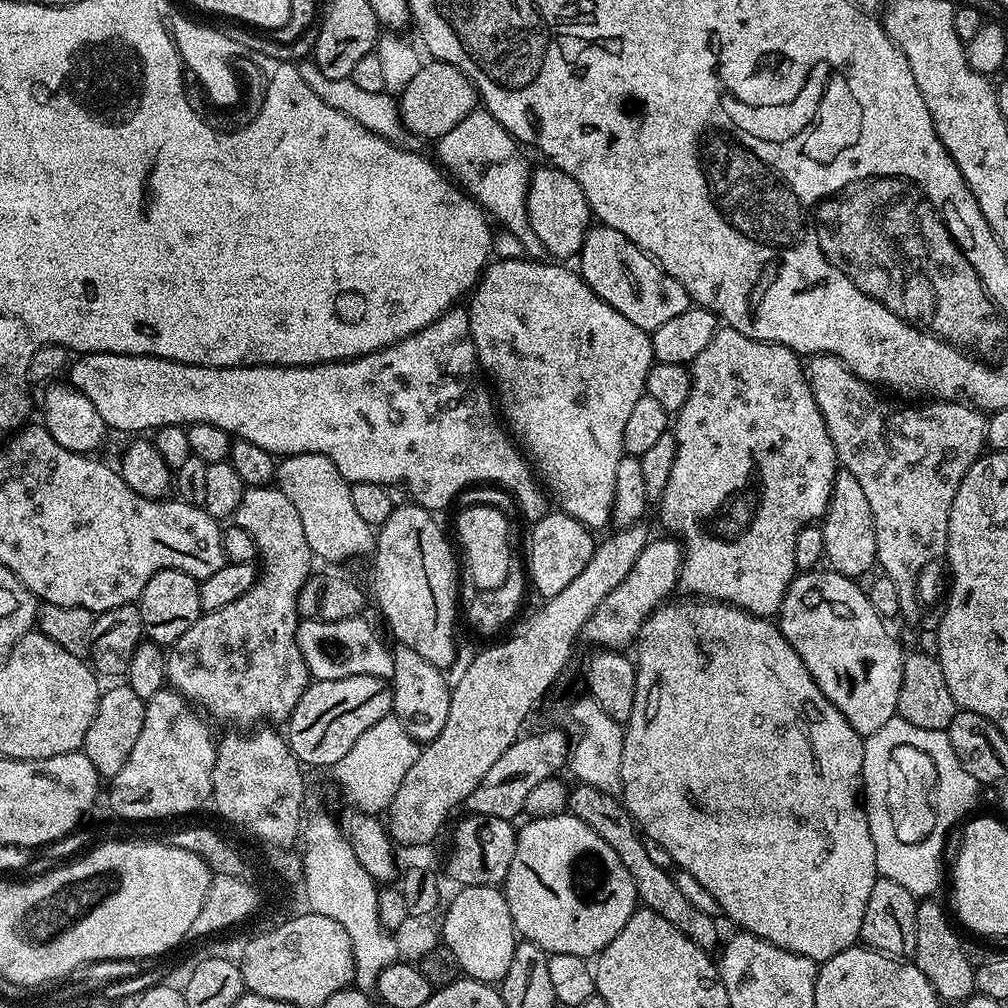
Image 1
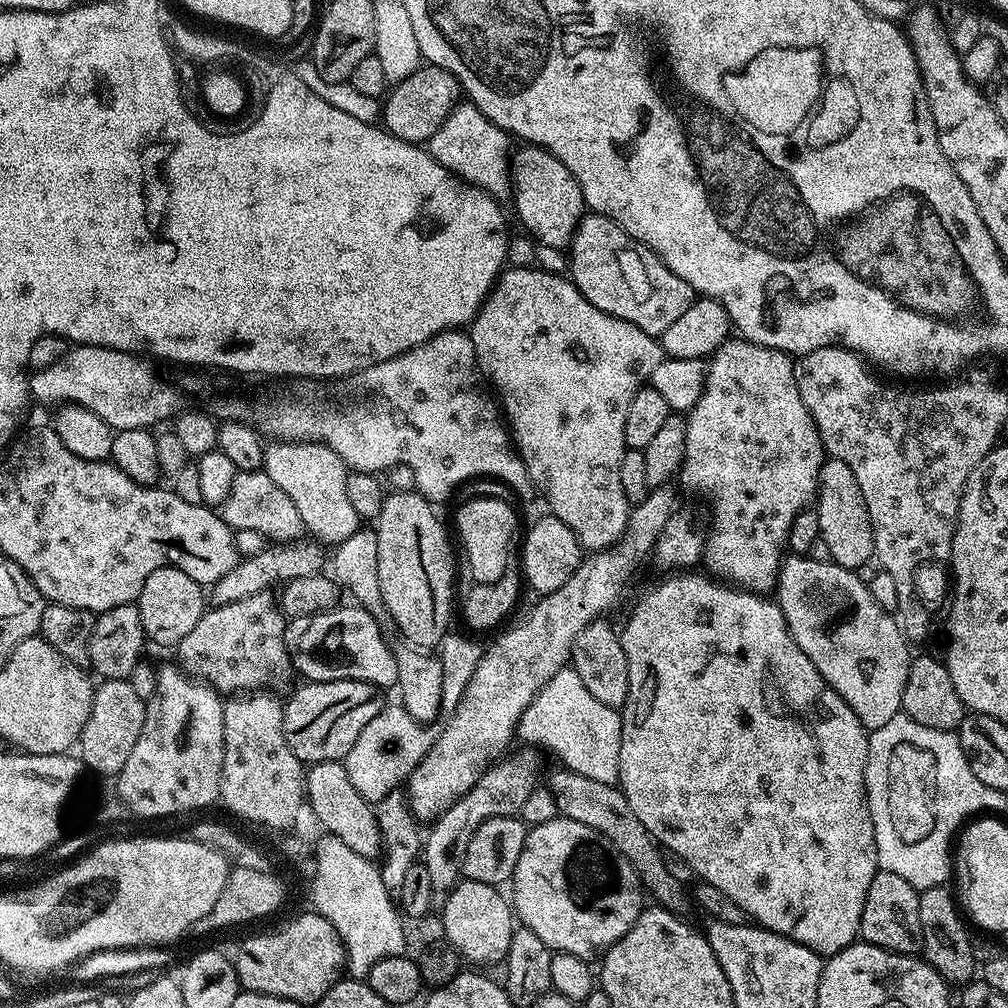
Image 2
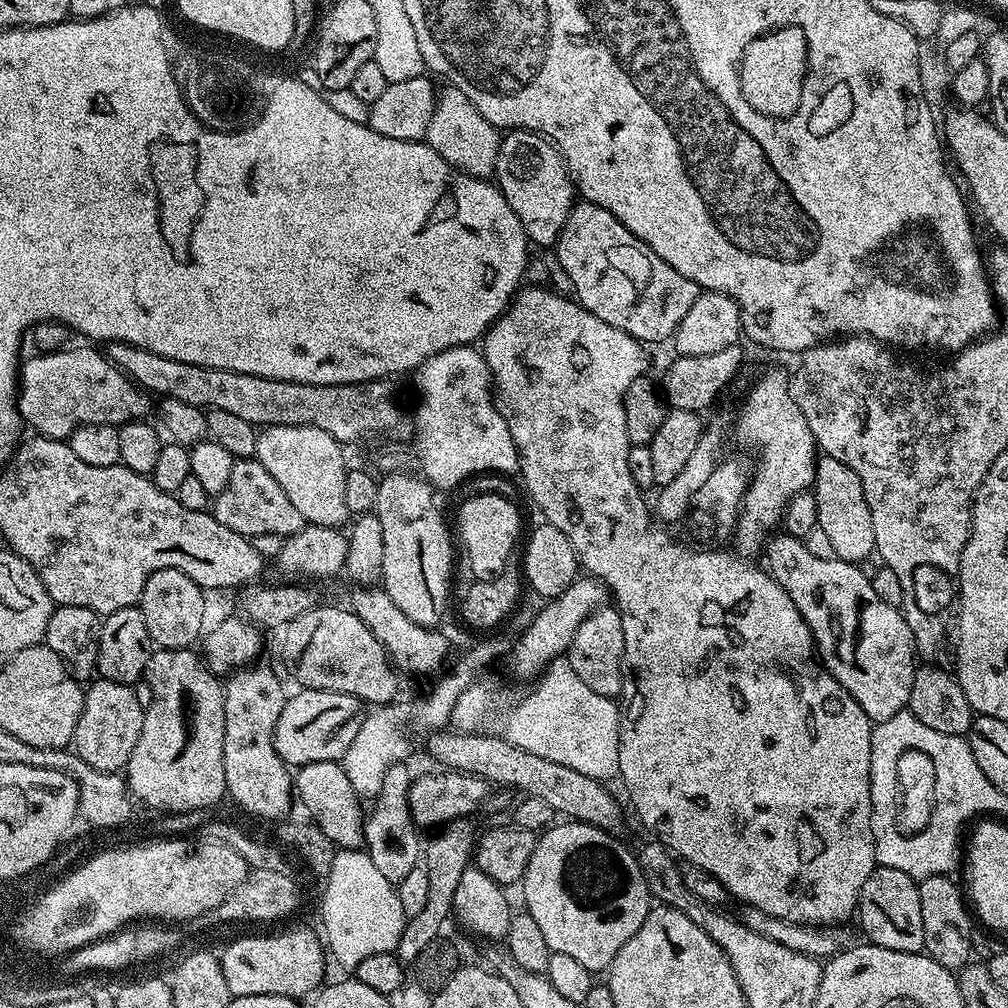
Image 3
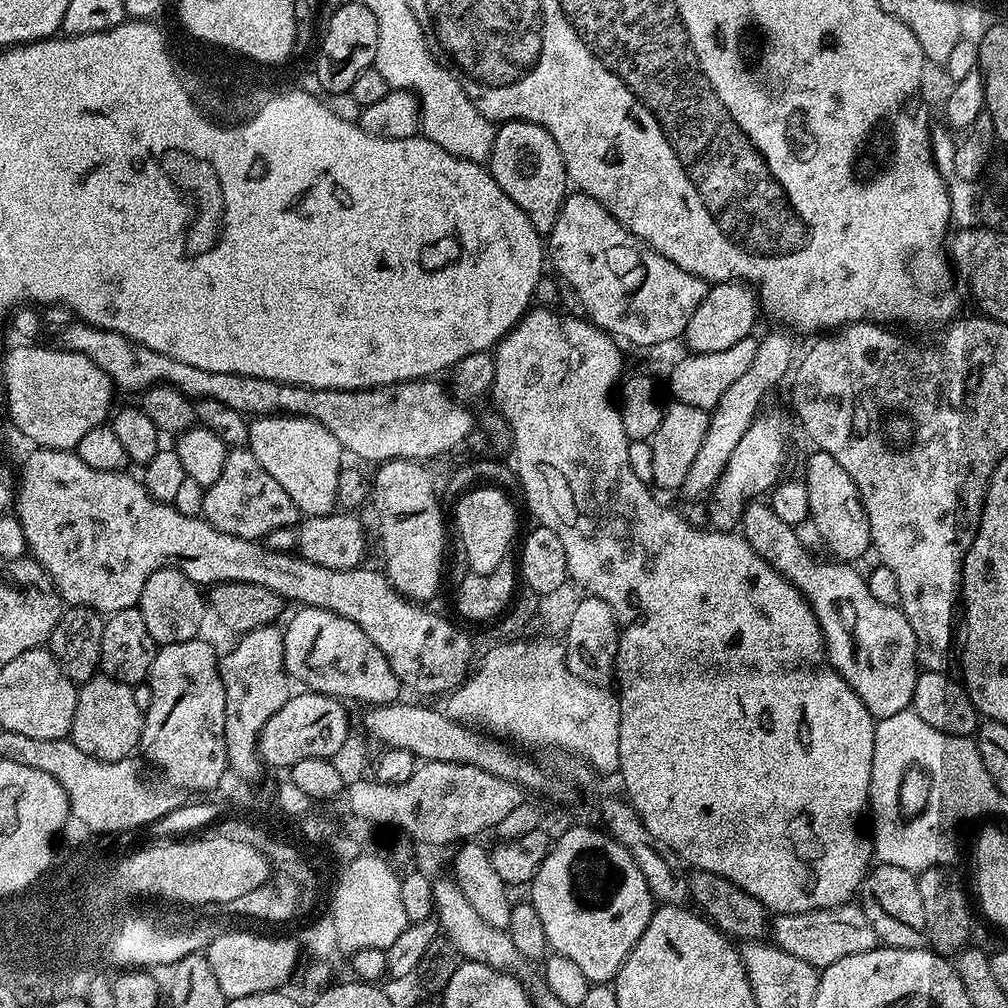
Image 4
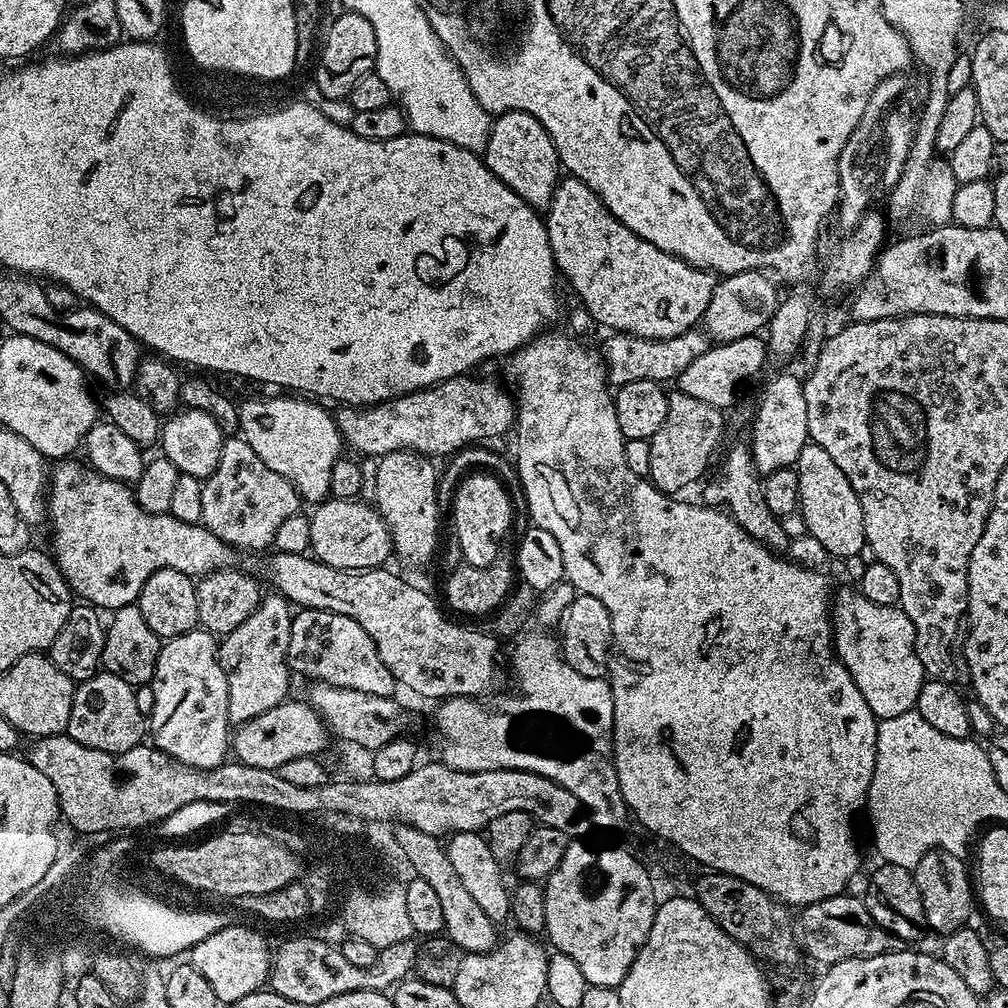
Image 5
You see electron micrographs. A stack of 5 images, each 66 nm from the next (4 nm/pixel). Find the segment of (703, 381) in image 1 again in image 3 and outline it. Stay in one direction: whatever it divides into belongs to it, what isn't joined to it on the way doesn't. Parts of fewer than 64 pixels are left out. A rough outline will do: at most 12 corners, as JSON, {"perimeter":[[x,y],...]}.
{"perimeter":[[764,372],[736,420],[756,452],[735,551],[763,549],[816,481],[818,449],[787,375]]}

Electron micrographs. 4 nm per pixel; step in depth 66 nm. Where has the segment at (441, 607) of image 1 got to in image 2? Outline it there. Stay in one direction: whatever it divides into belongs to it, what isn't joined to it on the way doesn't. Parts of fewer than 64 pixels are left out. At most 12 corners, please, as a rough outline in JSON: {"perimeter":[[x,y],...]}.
{"perimeter":[[389,491],[378,581],[400,635],[449,635],[452,544],[433,505]]}

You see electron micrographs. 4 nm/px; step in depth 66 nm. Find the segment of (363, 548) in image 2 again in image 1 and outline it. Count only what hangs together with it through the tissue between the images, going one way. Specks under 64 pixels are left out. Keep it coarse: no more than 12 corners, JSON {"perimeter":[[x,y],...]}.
{"perimeter":[[405,644],[392,648],[392,712],[418,742],[438,738],[447,675]]}

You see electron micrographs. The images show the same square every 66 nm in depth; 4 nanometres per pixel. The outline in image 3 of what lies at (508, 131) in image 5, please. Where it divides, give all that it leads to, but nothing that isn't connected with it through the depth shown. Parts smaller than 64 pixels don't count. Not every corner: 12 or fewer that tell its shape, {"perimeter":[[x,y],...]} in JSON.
{"perimeter":[[538,132],[500,141],[494,183],[533,245],[555,245],[578,196]]}

